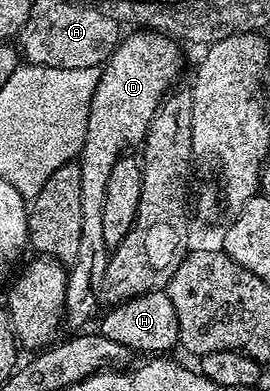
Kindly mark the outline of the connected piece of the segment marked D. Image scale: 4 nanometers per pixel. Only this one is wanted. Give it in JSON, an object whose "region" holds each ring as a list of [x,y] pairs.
{"region":[[[133,31],[122,36],[117,43],[117,49],[112,53],[101,69],[101,78],[95,87],[95,95],[91,99],[89,118],[87,119],[87,135],[79,154],[81,166],[81,220],[79,234],[79,255],[75,255],[71,268],[67,273],[65,288],[65,312],[63,314],[64,328],[69,331],[81,331],[93,317],[93,312],[99,309],[97,296],[99,286],[103,283],[103,275],[107,272],[107,263],[111,246],[103,240],[103,199],[107,195],[107,179],[111,176],[111,167],[123,156],[132,145],[140,146],[149,130],[151,119],[162,101],[169,96],[171,90],[178,84],[177,76],[181,73],[181,49],[172,36],[150,31]]]}

